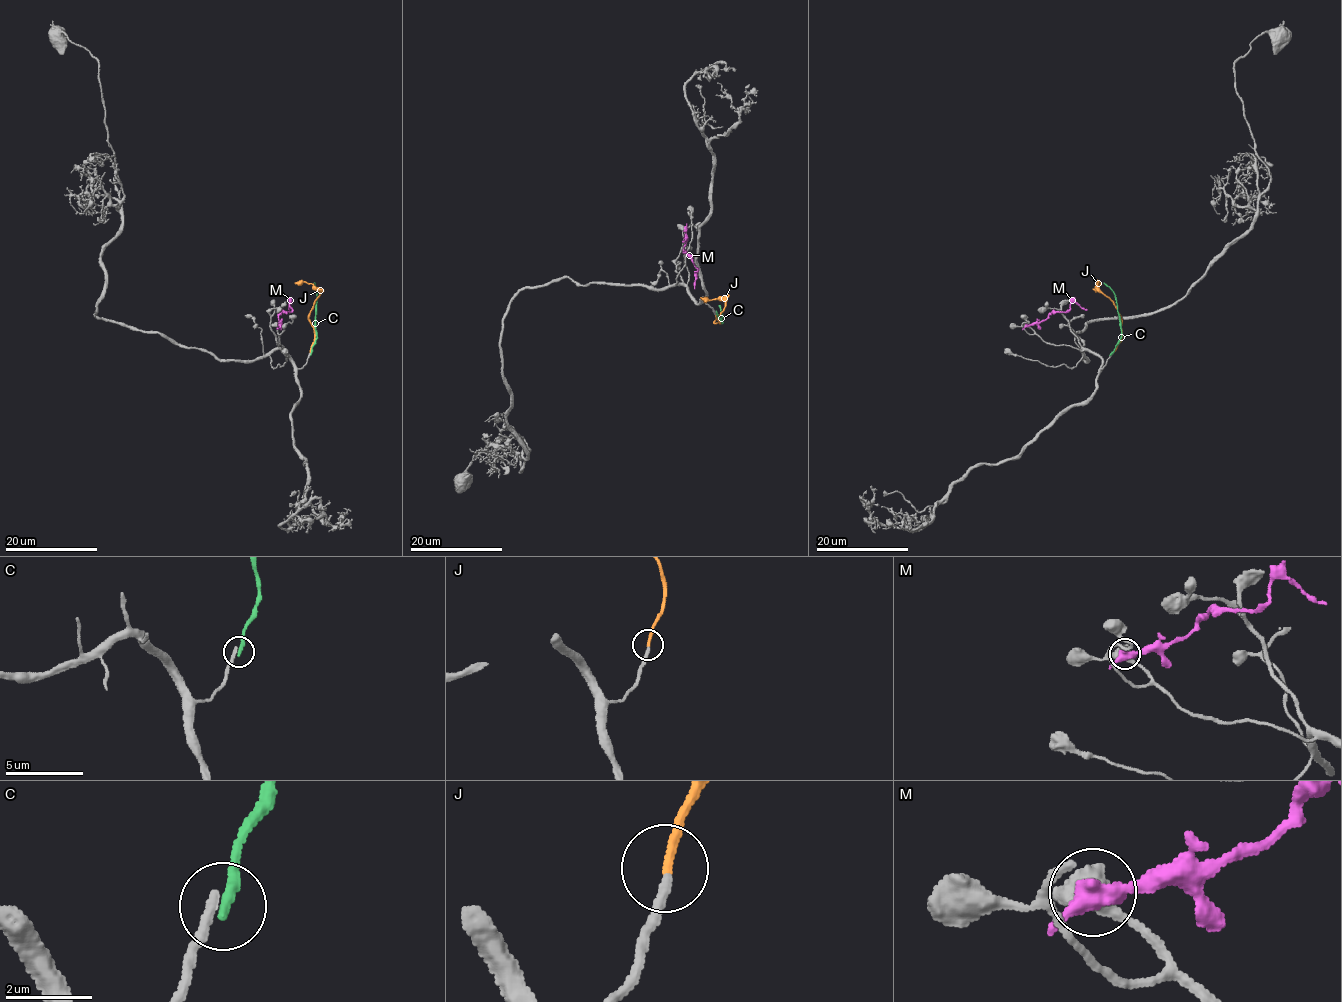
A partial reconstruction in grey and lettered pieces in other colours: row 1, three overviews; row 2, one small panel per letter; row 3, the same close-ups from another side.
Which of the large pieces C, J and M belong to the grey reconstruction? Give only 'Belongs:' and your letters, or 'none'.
Belongs: J

